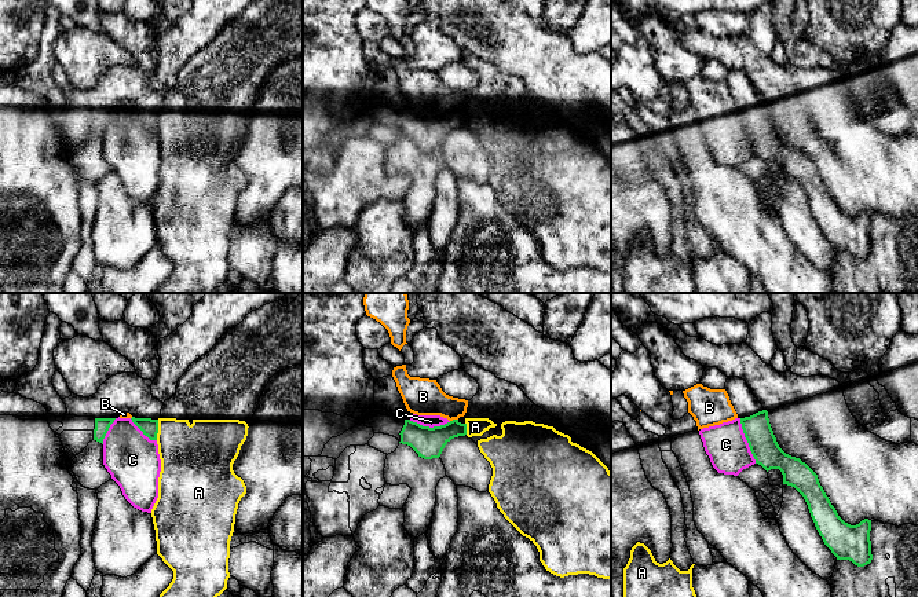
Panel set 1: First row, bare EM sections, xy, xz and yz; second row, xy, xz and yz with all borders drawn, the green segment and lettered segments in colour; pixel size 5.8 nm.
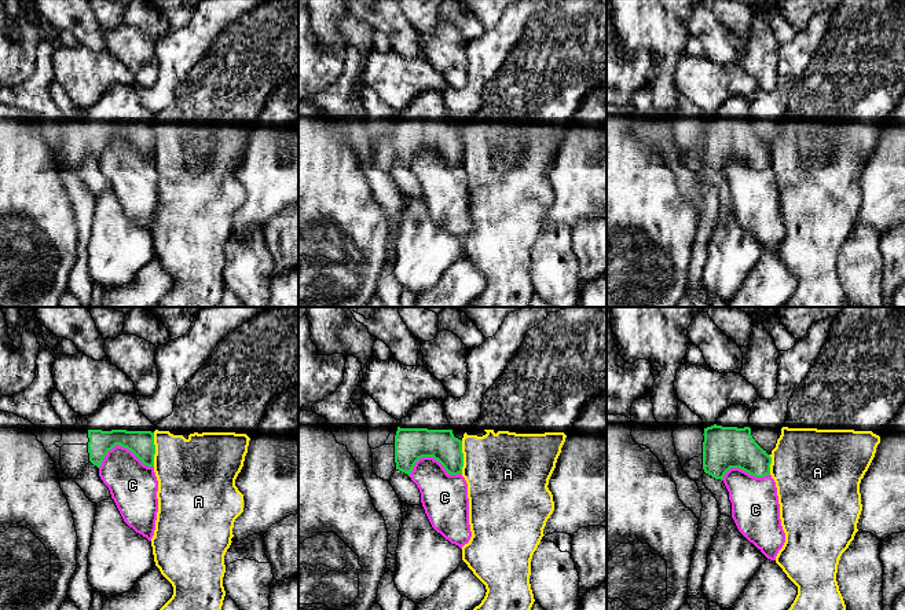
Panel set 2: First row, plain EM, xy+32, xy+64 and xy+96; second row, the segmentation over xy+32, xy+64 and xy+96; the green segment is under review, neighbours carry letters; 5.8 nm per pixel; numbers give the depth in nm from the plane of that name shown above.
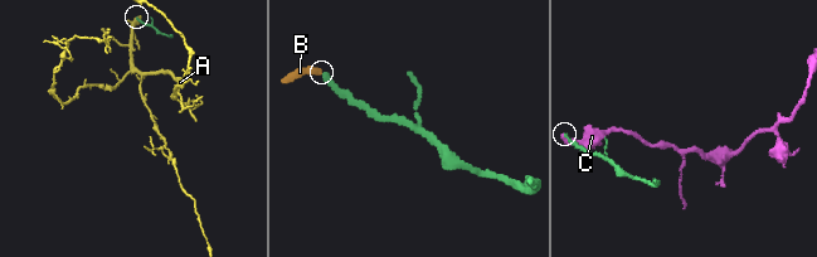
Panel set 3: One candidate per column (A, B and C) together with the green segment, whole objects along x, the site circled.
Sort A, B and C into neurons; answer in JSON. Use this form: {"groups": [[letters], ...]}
{"groups": [["A"], ["B", "C"]]}

